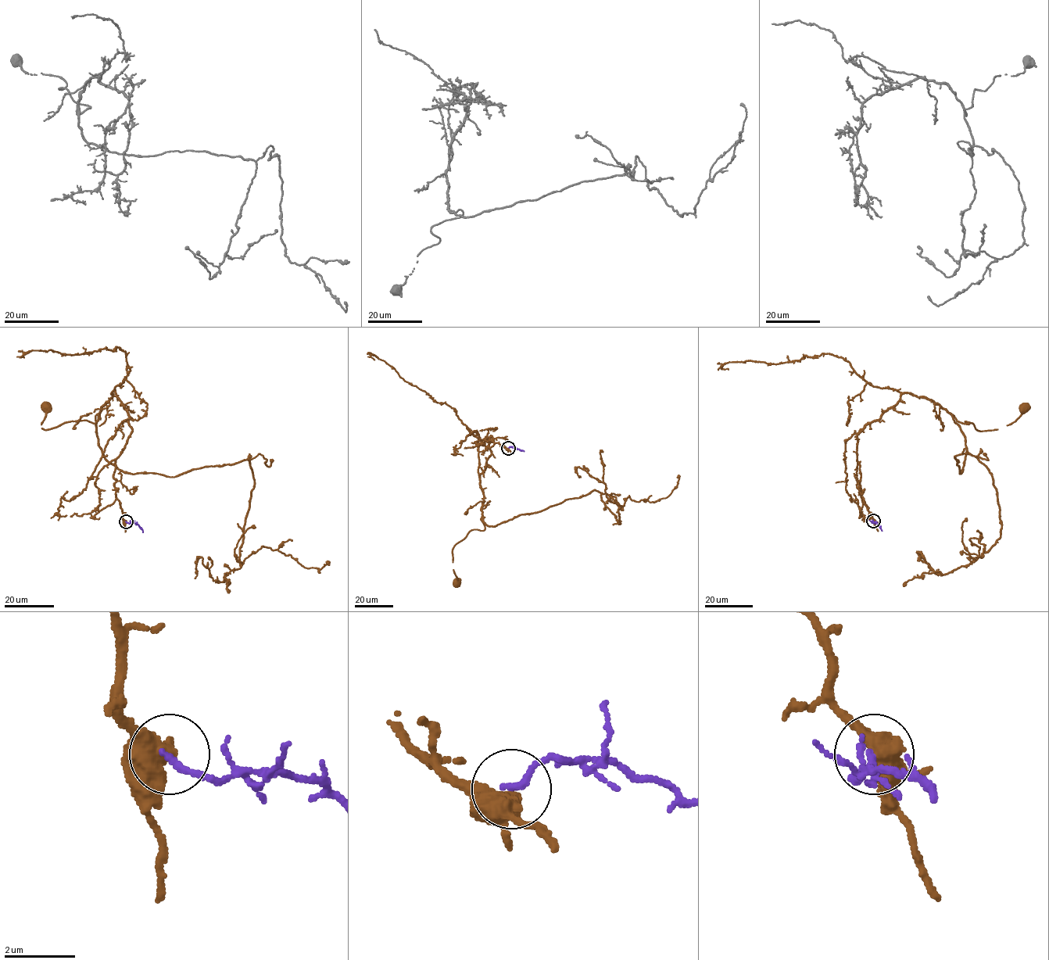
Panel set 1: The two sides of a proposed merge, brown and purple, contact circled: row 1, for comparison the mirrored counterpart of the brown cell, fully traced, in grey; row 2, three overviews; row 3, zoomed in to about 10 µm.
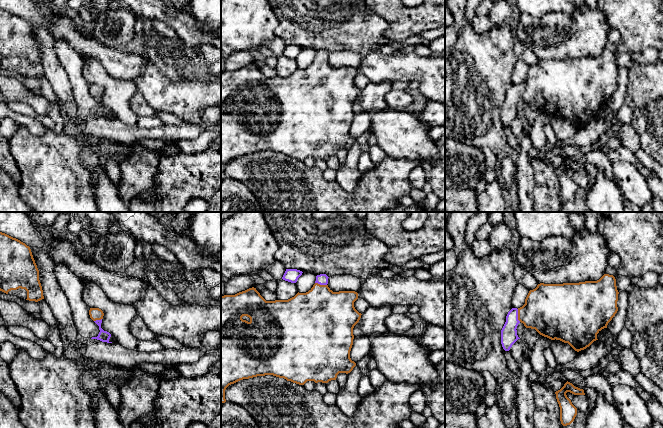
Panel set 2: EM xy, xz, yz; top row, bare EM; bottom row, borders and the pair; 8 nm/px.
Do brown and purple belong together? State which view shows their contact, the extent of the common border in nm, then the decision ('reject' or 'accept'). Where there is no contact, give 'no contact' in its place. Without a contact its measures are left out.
meets brown in yz; contact 110 nm long; accept

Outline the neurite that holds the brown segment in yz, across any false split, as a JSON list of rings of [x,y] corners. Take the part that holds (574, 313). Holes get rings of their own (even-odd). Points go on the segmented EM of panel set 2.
[[[604,274],[597,281],[585,281],[579,283],[544,284],[540,283],[530,290],[525,304],[520,308],[512,308],[507,316],[506,322],[501,330],[501,344],[505,351],[509,351],[512,345],[520,339],[517,335],[517,326],[521,322],[526,328],[535,329],[540,335],[551,340],[560,340],[568,343],[575,351],[589,347],[597,339],[597,334],[612,320],[618,311],[618,290],[616,279],[613,275]]]

